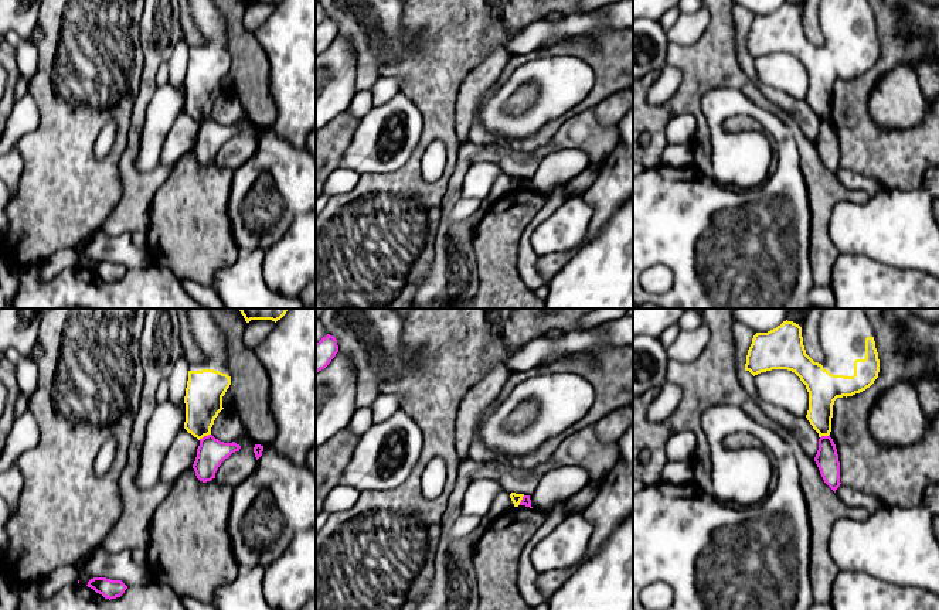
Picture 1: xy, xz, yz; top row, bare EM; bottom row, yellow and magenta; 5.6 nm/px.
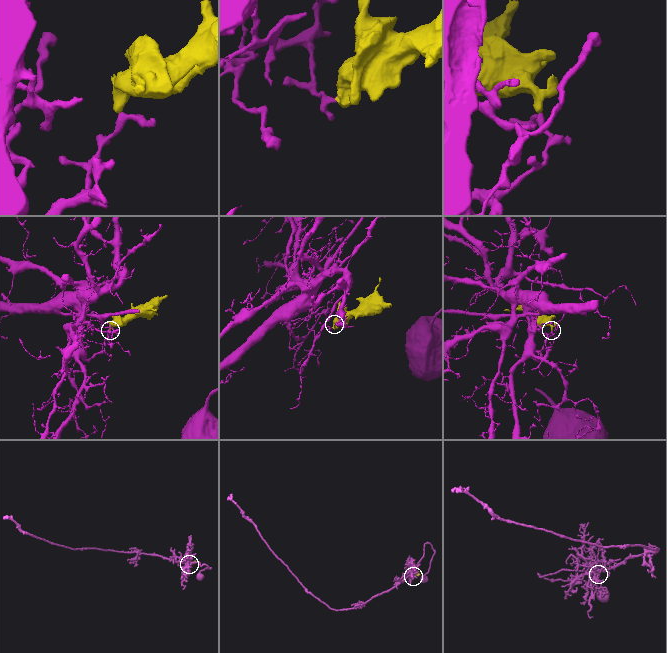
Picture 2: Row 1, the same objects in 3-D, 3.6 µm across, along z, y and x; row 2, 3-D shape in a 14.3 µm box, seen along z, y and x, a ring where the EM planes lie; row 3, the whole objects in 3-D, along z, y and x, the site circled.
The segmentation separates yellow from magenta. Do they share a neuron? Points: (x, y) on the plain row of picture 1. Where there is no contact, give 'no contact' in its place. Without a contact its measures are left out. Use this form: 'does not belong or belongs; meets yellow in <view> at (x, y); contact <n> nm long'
does not belong; meets yellow in xy at (204, 118); contact 80 nm long

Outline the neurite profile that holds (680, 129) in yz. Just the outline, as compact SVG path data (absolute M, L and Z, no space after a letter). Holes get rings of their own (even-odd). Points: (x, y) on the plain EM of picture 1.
M683 113L673 116L666 127L668 143L693 143L697 122L691 115Z

